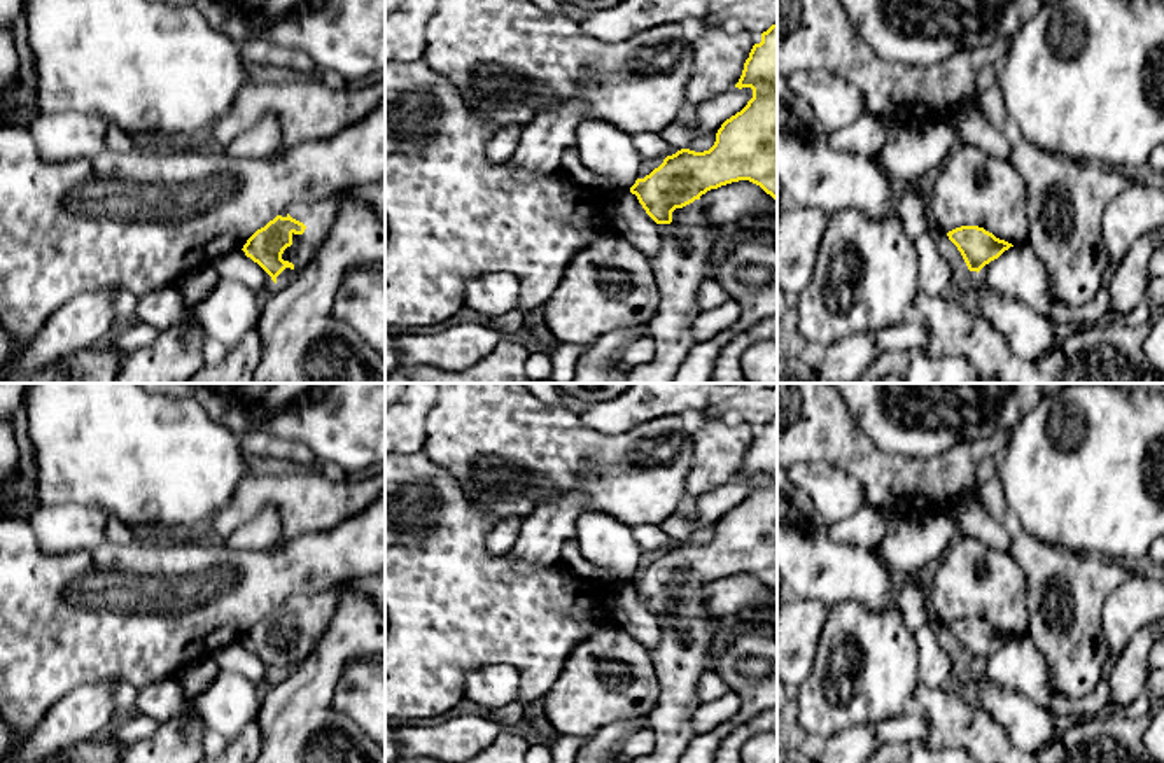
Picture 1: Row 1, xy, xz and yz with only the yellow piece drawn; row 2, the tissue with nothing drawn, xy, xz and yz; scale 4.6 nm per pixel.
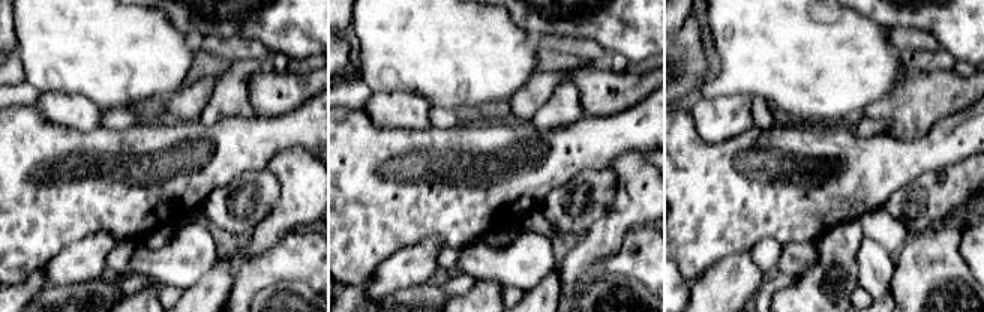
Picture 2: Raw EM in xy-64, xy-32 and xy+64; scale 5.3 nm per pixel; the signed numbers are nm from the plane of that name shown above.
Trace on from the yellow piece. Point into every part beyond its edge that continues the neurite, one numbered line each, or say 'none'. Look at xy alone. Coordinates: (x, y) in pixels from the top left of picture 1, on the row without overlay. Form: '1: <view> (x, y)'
1: xy (319, 609)

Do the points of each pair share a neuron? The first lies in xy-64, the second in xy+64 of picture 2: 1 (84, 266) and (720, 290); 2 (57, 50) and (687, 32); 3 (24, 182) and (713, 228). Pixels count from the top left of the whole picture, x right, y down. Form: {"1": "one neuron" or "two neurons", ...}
{"1": "one neuron", "2": "two neurons", "3": "one neuron"}

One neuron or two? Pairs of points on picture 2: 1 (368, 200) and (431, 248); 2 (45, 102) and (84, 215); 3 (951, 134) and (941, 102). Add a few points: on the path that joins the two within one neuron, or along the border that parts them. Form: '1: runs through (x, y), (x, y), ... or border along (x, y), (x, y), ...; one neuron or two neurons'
1: border along (447, 245), (425, 237), (390, 257); two neurons
2: border along (33, 105), (56, 123), (87, 131); two neurons
3: border along (968, 105), (939, 119), (926, 132), (915, 137); two neurons

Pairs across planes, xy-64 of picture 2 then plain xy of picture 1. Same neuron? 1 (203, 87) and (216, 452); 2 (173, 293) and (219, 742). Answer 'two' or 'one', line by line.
1: two
2: one

